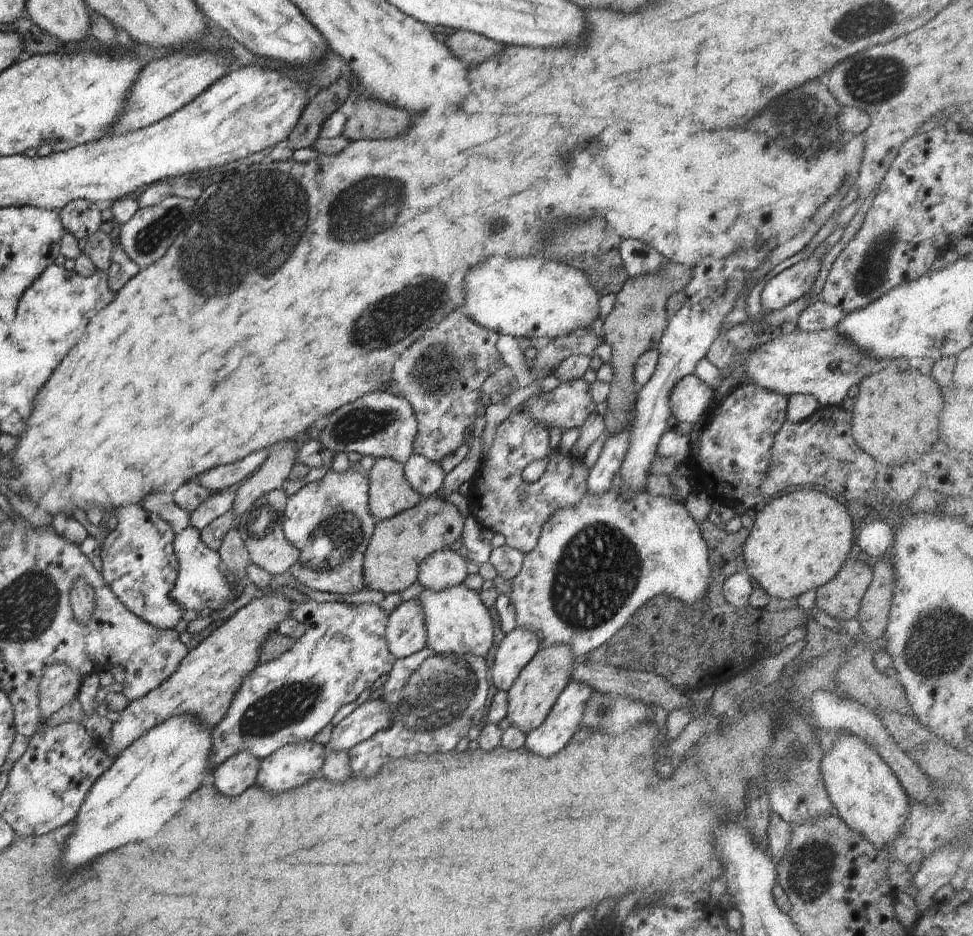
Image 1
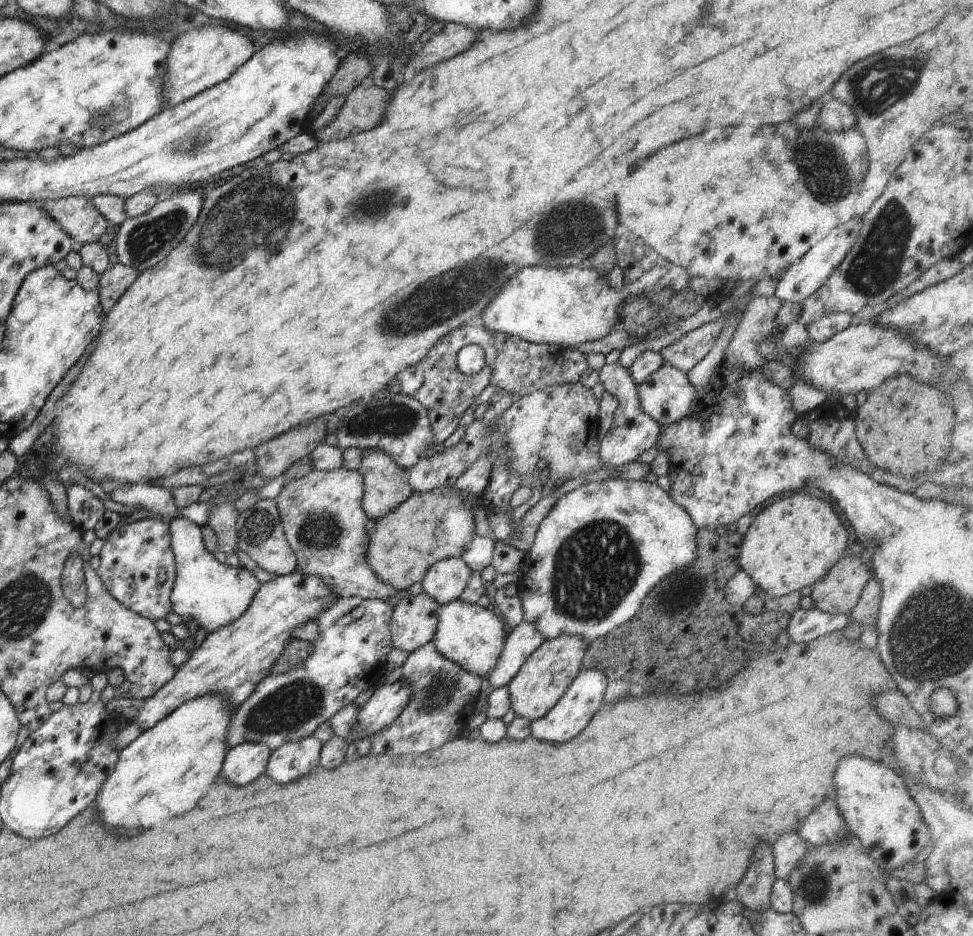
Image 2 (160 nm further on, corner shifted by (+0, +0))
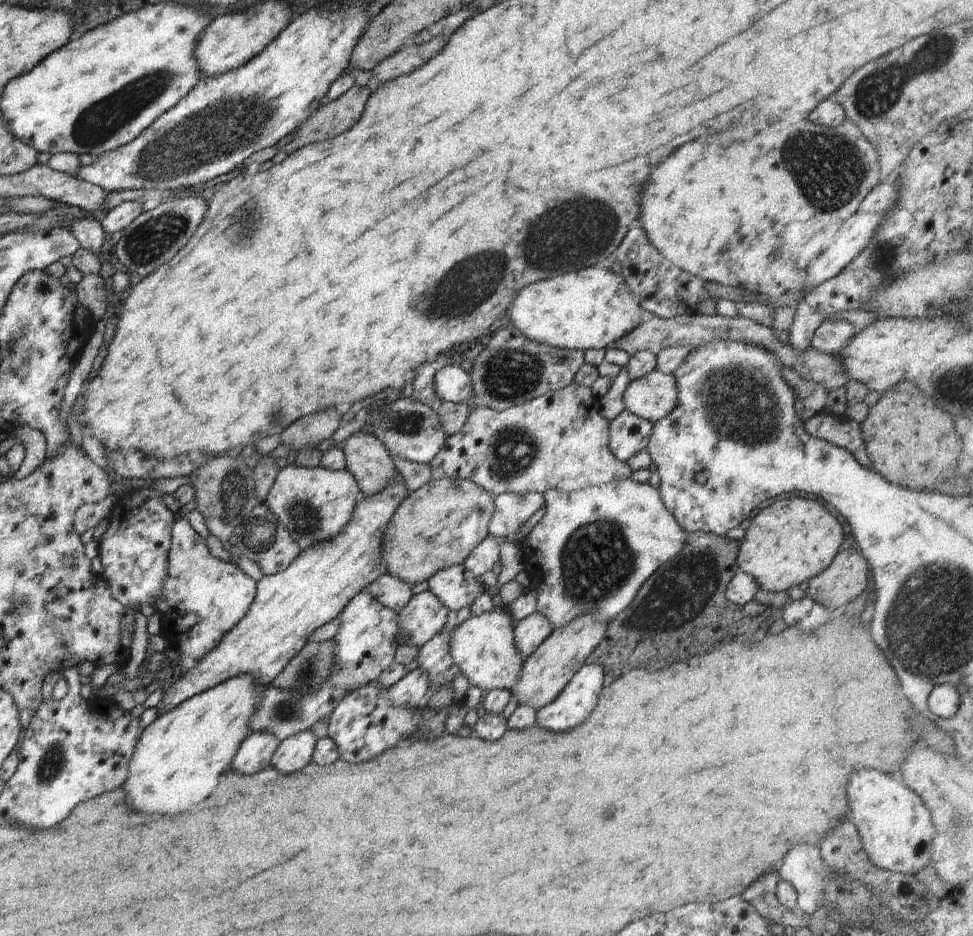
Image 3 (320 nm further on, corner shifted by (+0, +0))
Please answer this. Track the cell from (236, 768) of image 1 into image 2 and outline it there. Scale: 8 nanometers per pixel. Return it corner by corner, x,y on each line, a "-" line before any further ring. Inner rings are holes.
242,743
233,746
226,755
221,776
236,786
250,784
265,773
271,752
269,746
262,743

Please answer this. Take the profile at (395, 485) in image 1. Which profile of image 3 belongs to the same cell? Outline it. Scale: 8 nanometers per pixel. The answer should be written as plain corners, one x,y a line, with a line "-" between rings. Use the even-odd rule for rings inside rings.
360,430
345,440
344,446
341,448
346,457
346,470
354,476
362,494
371,495
372,493
382,490
387,482
398,475
395,469
390,453
384,446
382,441
379,441
374,435
370,435
363,430

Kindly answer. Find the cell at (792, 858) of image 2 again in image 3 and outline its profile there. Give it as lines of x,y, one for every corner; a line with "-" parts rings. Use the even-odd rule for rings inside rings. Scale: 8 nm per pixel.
814,845
795,846
778,870
782,880
795,888
797,906
807,915
812,915
821,906
829,872
820,849

